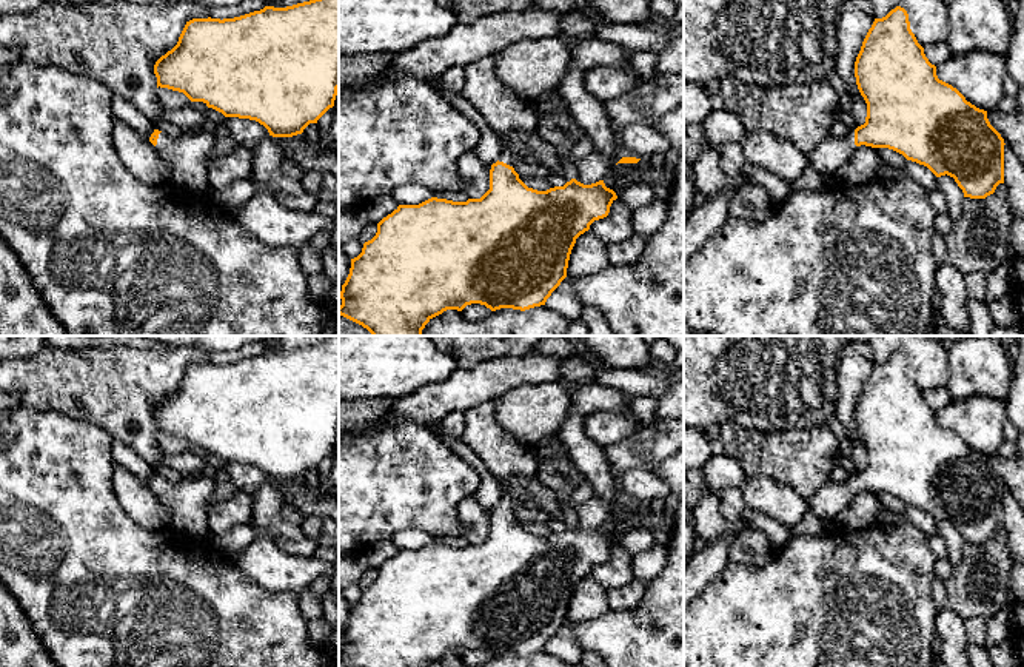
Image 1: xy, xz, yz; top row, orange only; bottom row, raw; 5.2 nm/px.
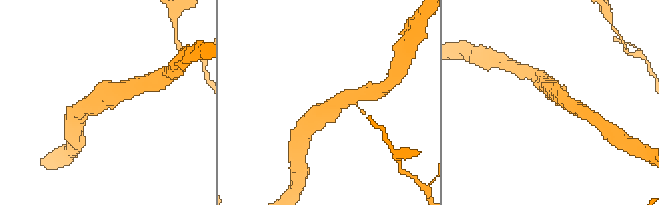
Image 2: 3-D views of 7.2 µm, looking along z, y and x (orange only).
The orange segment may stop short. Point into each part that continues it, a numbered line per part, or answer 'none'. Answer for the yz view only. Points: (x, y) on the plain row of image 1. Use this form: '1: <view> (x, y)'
1: yz (830, 499)

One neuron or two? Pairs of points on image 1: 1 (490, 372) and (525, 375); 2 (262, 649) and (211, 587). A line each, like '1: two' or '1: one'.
1: one
2: one

